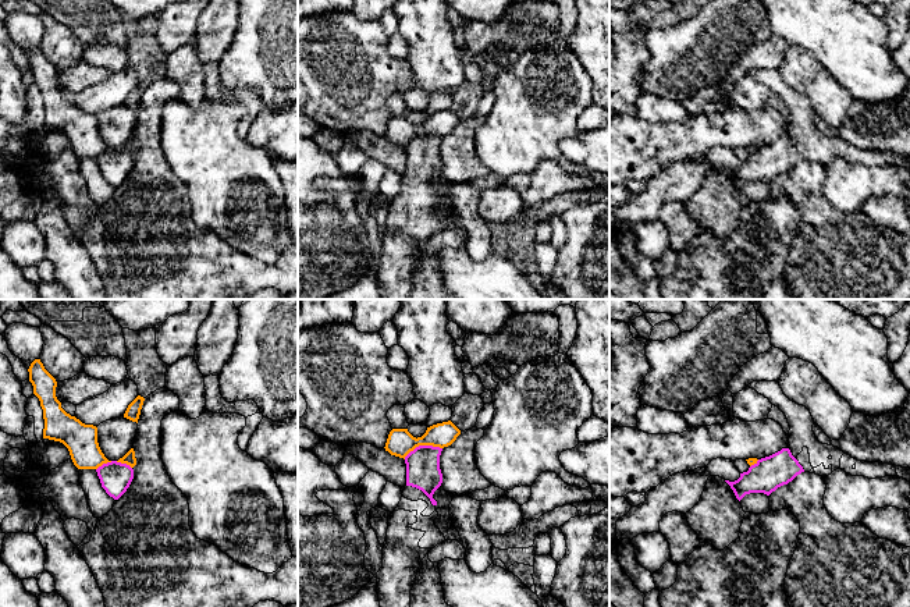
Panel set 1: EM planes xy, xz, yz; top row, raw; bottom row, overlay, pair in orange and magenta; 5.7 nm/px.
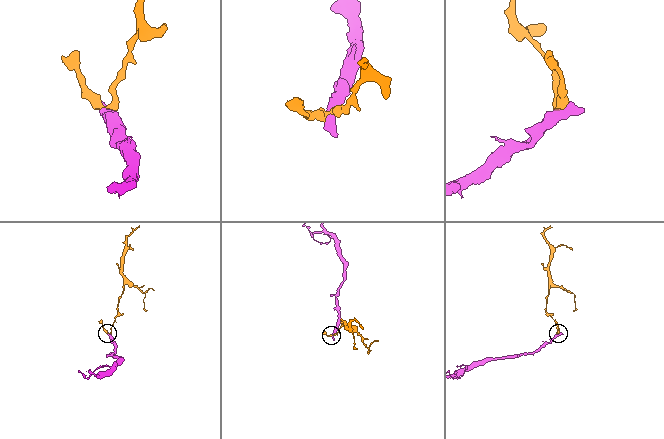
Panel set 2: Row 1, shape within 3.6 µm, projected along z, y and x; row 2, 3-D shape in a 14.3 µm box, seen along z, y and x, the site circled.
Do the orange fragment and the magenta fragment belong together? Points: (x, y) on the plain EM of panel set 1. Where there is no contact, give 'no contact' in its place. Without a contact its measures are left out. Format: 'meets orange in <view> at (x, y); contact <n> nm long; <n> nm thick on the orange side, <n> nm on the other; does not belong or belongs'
meets orange in xz at (422, 132); contact 240 nm long; 160 nm thick on the orange side, 200 nm on the other; does not belong

